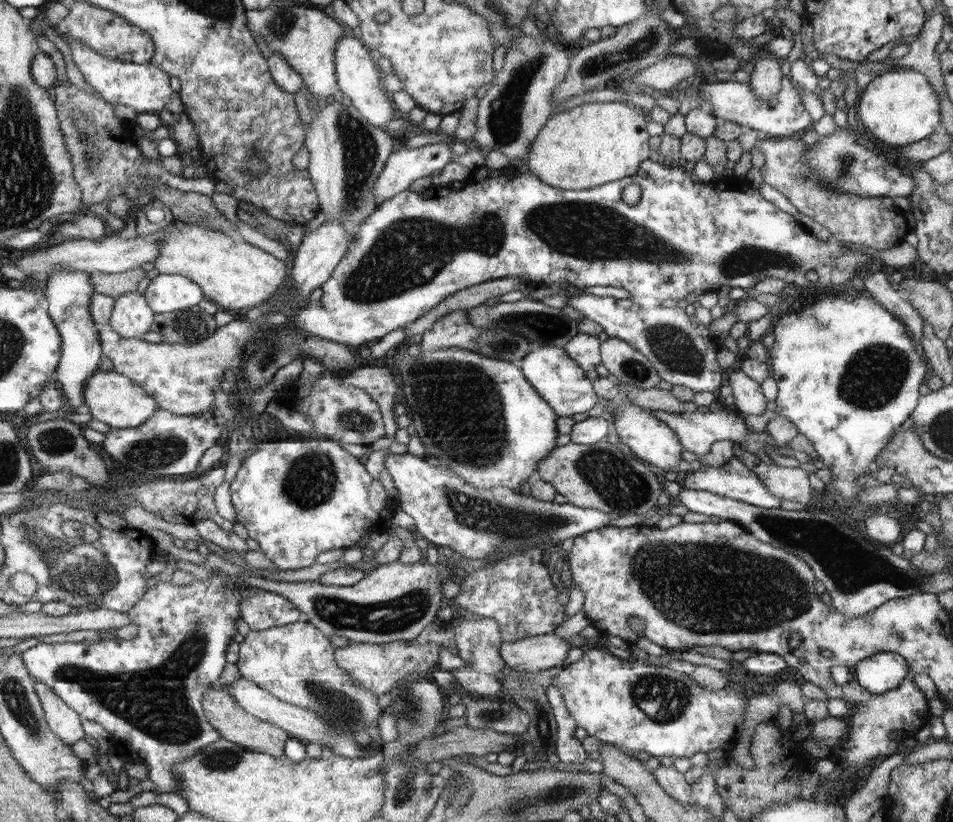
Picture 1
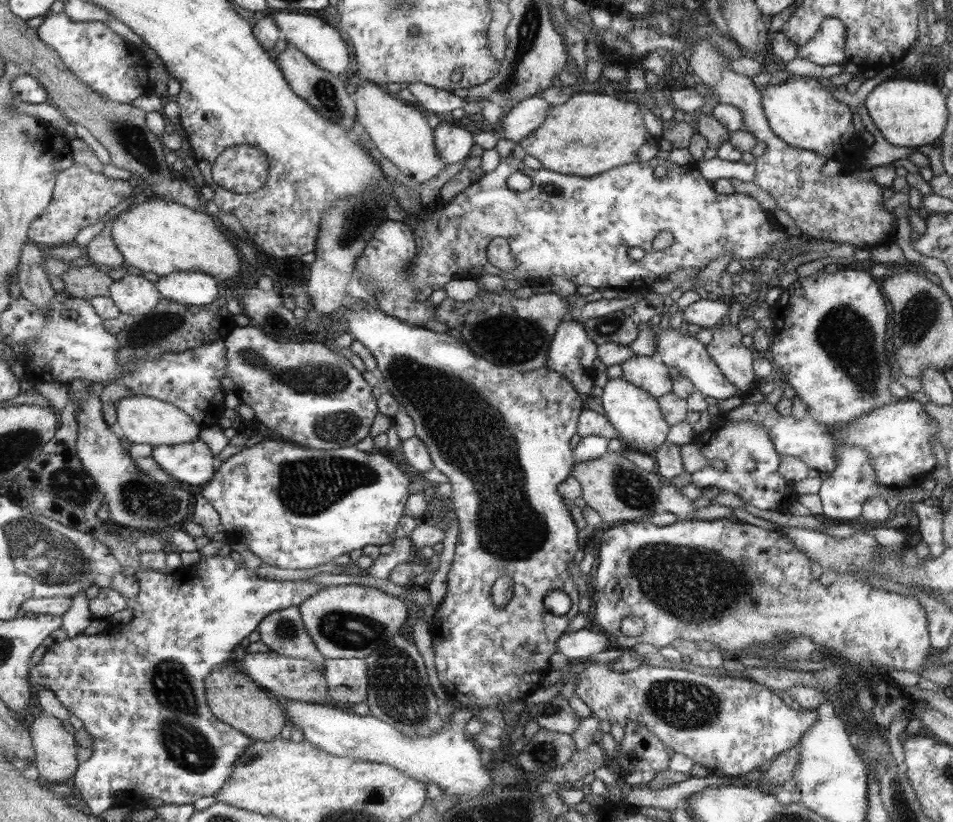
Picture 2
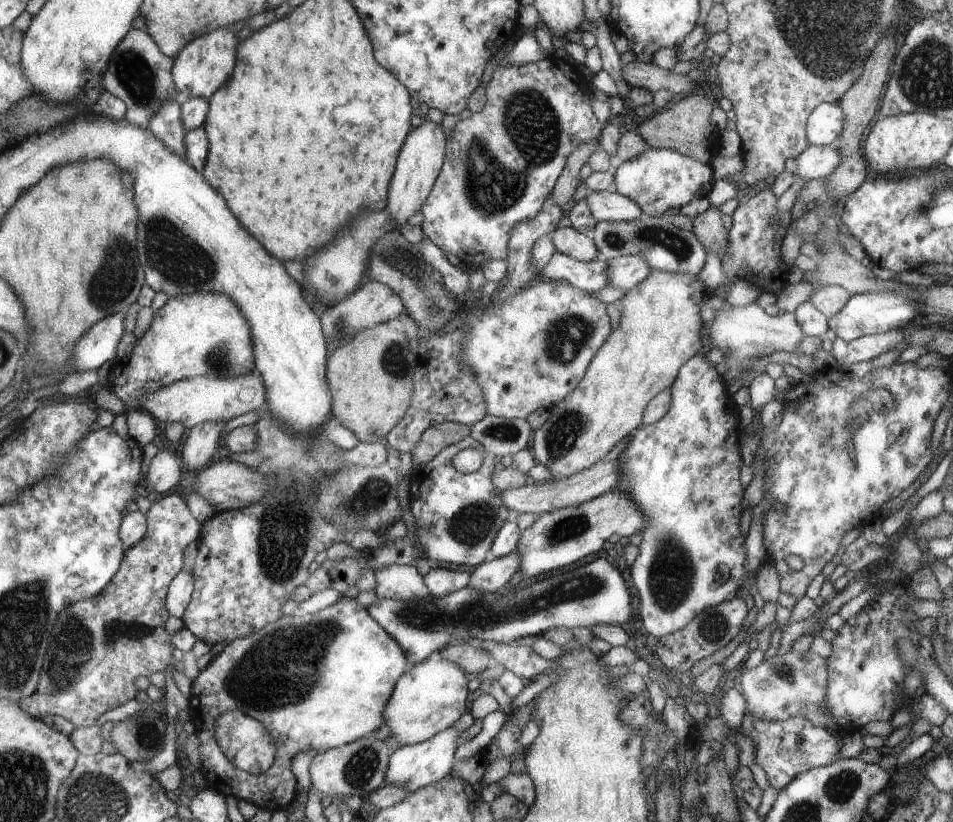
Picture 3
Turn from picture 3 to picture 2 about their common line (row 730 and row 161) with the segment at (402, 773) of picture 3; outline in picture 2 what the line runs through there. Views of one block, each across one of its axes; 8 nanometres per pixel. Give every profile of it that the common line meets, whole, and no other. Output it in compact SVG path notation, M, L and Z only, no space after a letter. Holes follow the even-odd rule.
M459 123L439 124L435 128L435 140L439 156L447 164L456 164L469 156L470 148L475 144L474 134Z

